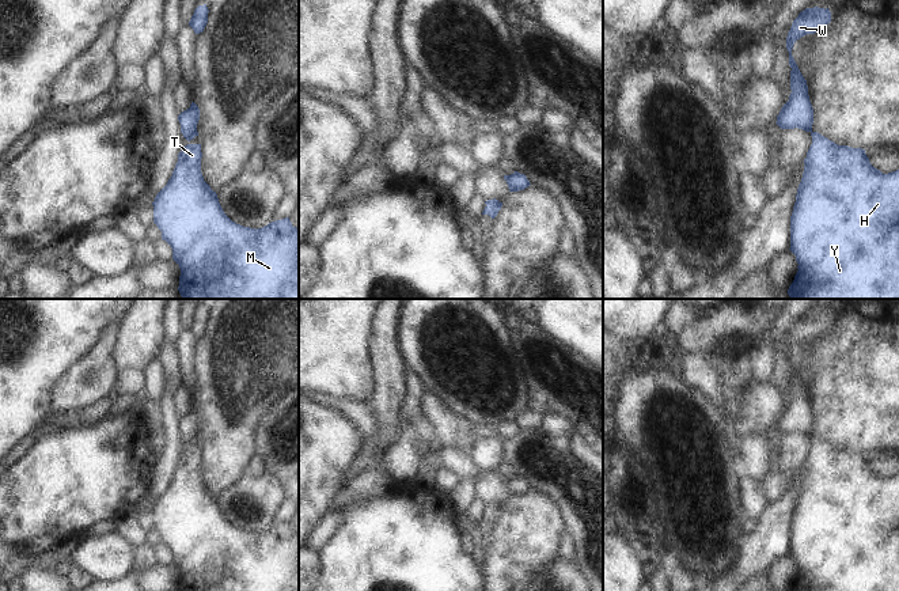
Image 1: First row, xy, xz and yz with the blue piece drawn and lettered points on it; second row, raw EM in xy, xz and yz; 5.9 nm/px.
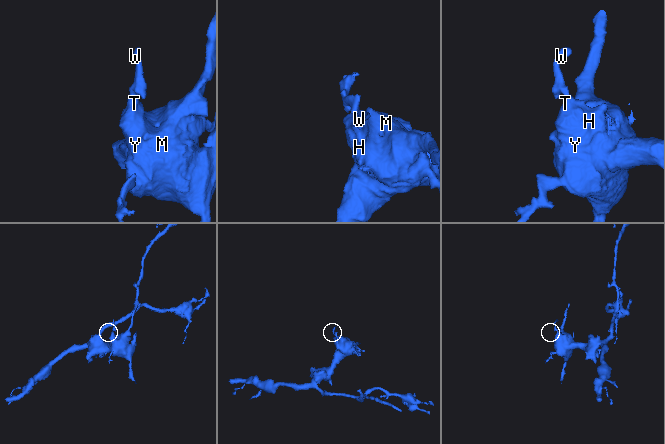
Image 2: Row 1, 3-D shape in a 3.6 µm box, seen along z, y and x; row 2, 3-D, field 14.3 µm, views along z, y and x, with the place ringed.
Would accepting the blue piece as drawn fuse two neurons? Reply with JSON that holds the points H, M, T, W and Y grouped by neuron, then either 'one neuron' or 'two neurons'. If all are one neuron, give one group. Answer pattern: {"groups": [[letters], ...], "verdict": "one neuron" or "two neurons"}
{"groups": [["H", "M", "T", "W", "Y"]], "verdict": "one neuron"}

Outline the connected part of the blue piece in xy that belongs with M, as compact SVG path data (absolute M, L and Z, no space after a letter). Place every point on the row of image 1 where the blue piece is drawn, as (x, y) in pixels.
M201 144L185 145L171 178L152 202L153 223L162 231L162 239L171 246L172 259L181 269L178 291L182 299L299 299L299 228L289 217L257 230L232 221L216 192L204 181L201 158Z

